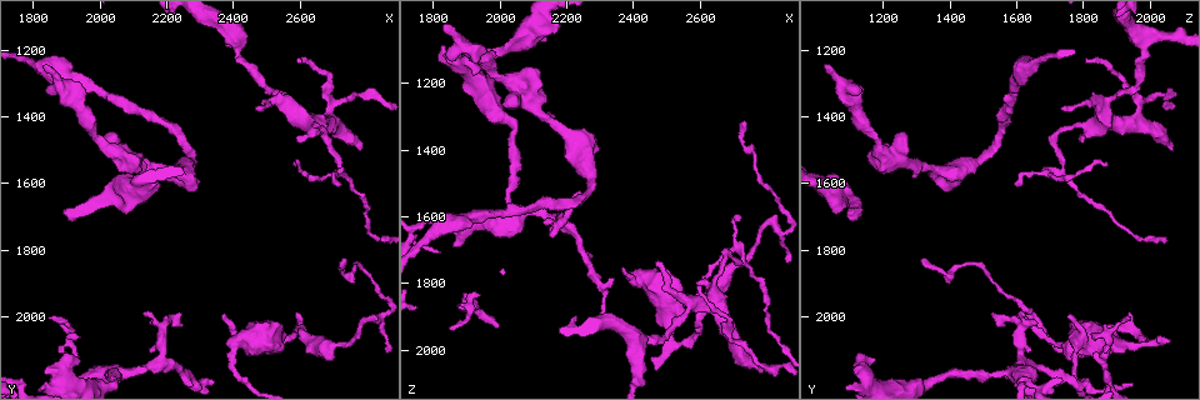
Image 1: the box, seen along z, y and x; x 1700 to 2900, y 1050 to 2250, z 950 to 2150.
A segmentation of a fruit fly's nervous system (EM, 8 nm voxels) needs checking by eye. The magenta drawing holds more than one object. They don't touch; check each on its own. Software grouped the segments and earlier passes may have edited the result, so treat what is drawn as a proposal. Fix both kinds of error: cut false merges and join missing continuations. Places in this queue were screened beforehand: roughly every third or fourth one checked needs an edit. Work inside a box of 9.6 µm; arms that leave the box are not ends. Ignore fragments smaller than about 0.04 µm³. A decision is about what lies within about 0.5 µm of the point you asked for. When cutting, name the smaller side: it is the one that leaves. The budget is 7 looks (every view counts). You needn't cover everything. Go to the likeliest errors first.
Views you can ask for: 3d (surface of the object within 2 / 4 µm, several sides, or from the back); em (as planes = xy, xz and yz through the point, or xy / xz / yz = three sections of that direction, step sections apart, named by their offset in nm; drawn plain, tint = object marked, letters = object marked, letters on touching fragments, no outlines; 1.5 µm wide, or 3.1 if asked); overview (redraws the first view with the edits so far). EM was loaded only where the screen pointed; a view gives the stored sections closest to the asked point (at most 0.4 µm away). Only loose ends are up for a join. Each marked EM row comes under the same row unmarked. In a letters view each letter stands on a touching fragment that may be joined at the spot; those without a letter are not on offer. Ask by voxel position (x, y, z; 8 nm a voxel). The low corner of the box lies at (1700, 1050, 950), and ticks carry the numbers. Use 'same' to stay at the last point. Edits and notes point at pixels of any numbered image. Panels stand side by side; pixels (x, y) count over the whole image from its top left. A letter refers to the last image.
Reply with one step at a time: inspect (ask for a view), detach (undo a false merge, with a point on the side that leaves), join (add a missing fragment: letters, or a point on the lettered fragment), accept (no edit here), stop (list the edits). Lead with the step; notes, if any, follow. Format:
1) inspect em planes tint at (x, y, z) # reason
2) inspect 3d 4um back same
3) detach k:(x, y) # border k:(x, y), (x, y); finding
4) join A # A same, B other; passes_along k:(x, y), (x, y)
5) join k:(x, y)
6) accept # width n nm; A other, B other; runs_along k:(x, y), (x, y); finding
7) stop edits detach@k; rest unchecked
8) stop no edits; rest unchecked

inspect 3d 2um at (1890, 1690, 1100) # branch stops here

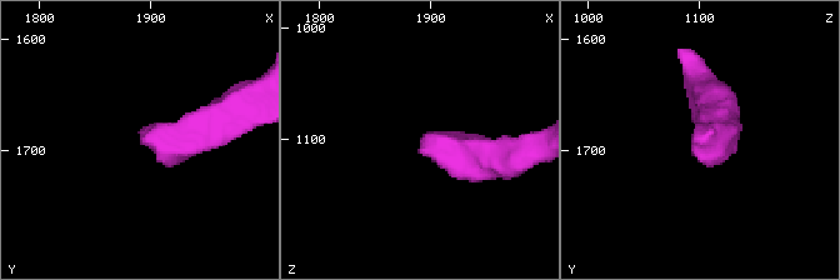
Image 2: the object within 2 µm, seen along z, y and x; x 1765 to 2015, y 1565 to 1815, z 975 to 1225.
inspect em xy step 4 letters at (1890, 1690, 1104) # need the tissue

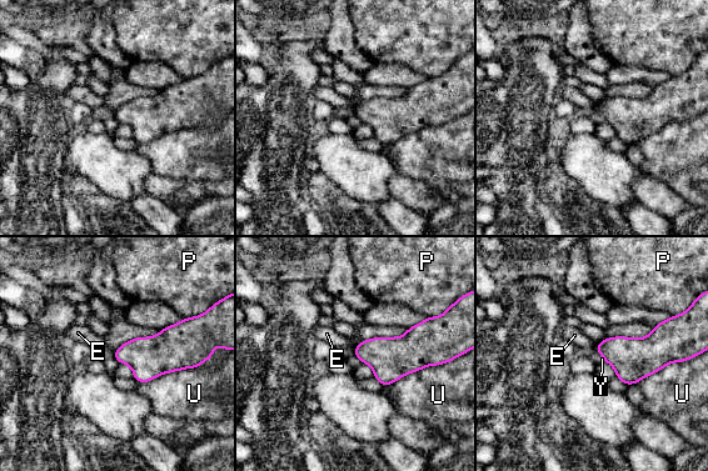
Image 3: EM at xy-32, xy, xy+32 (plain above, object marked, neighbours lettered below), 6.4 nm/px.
accept # E other, P other, U other, Y other; border 3:(354, 352), (360, 361); none of them fits

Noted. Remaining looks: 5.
inspect 3d 4um at (1930, 2120, 1170) # thick end

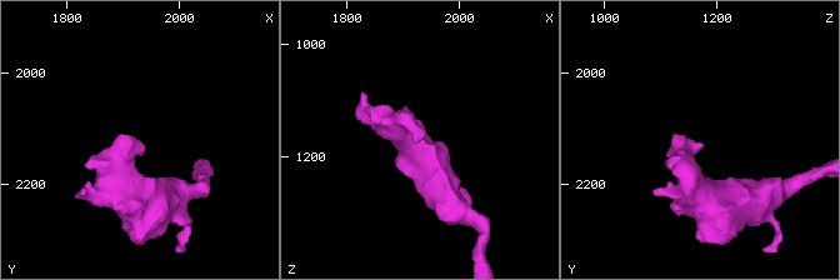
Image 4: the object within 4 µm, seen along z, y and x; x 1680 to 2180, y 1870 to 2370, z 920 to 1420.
inspect em xy step 8 letters at (1920, 2125, 1175)

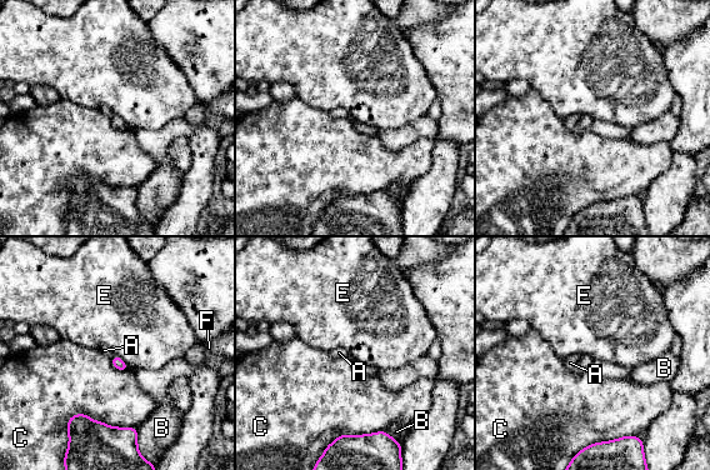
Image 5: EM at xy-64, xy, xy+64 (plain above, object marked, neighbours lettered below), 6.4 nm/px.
accept # A other, B other, C other, E other, F other; border 5:(114, 354), (130, 369); none of them fits

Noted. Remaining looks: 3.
inspect em yz step 4 letters at (1830, 1240, 1040) # branch stops here

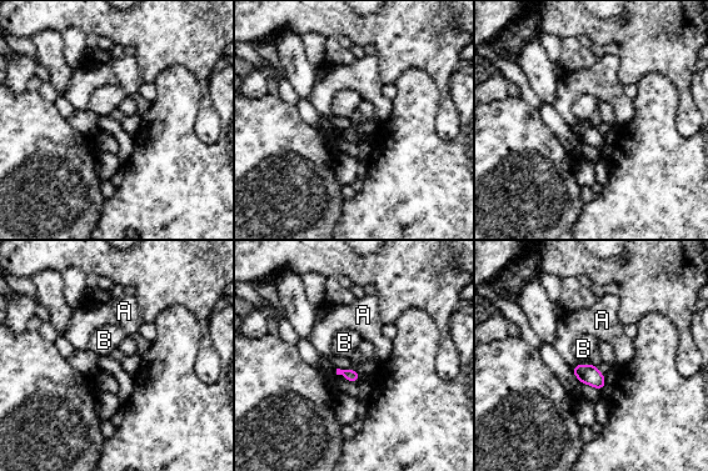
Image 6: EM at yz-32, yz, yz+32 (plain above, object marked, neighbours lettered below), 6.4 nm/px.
inspect em planes letters same

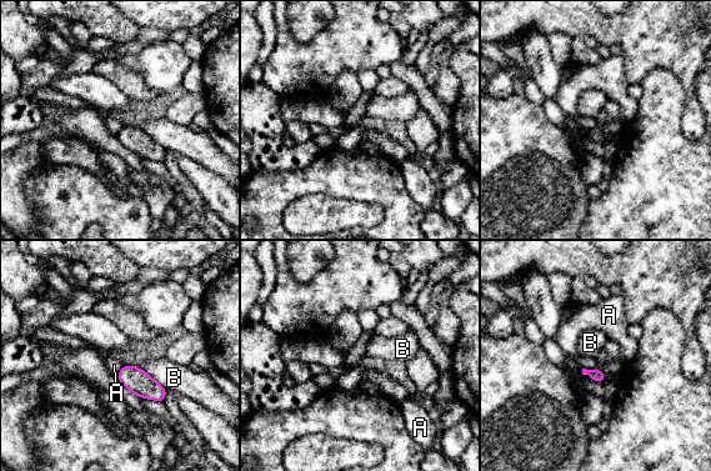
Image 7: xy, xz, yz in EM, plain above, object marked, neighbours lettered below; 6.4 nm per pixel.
accept # A other, B other; border 7:(582, 367), (601, 370), (605, 381); no lettered fragment goes on from it

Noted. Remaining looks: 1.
stop no edits; rest unchecked

